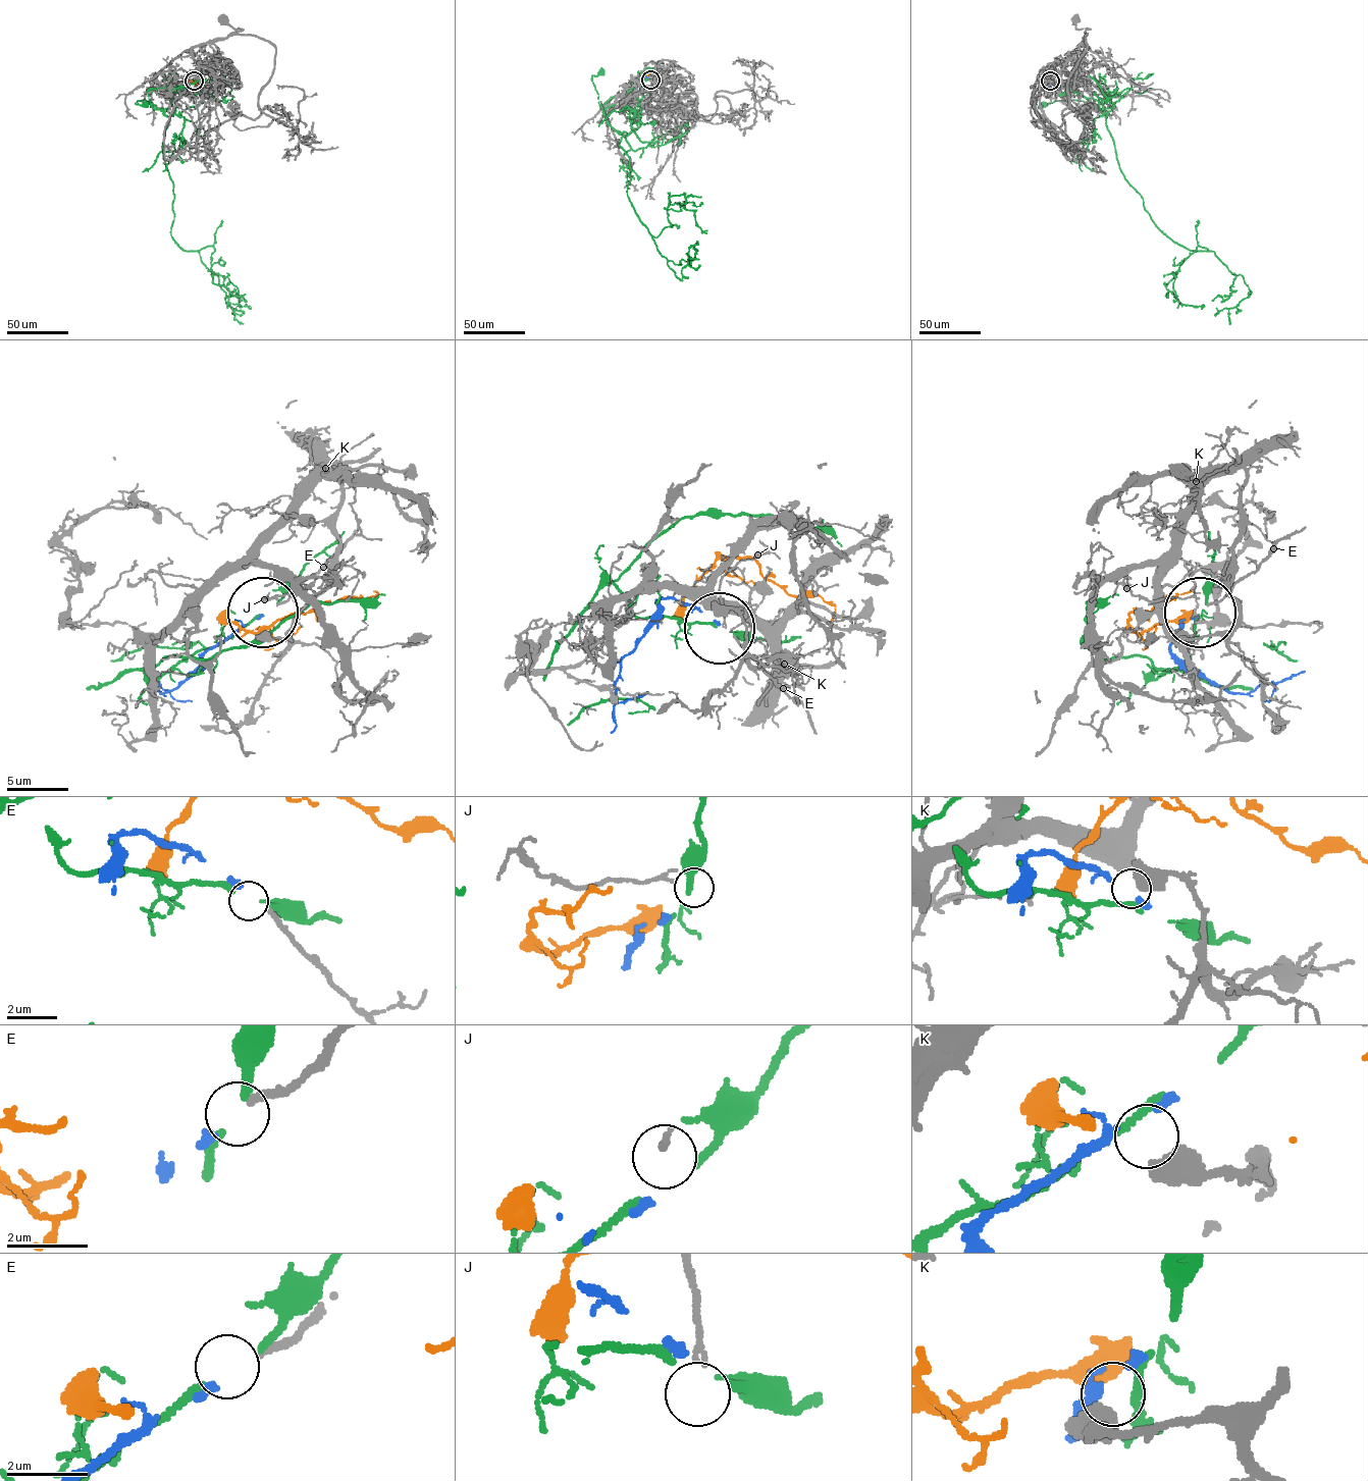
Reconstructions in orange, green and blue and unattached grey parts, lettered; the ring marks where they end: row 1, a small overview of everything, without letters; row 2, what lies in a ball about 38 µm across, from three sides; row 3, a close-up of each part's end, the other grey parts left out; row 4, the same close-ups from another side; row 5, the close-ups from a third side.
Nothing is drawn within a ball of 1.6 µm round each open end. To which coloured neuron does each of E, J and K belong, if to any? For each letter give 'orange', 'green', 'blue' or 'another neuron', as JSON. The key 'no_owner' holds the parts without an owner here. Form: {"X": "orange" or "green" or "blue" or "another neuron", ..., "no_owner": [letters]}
{"E": "blue", "J": "another neuron", "K": "another neuron", "no_owner": ["J", "K"]}

